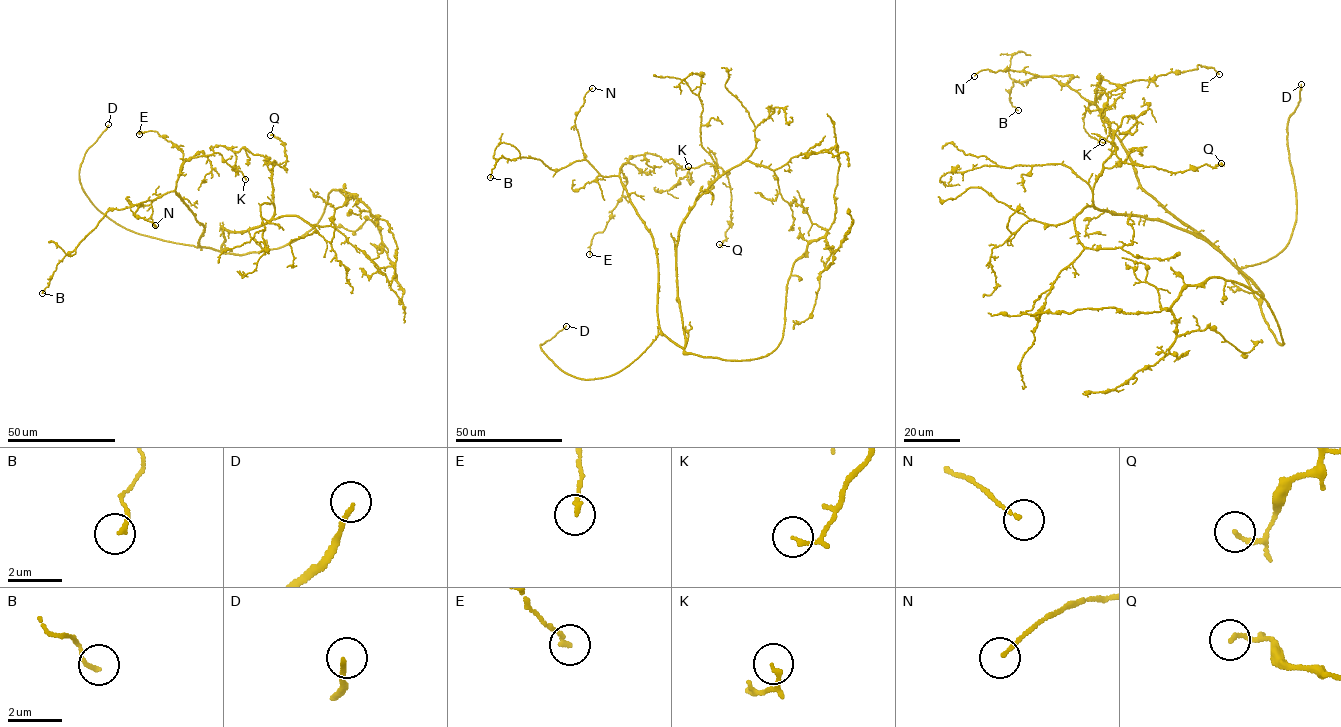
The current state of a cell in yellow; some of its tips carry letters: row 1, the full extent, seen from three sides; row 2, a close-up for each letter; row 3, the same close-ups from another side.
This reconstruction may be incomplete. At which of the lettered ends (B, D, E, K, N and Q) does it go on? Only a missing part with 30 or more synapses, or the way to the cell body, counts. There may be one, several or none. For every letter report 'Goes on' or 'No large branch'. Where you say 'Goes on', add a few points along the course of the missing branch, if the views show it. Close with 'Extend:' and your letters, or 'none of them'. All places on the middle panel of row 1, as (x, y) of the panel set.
B: No large branch
D: Goes on. Course of what is missing: (566, 326), (576, 317), (603, 312), (623, 293)
E: No large branch
K: No large branch
N: No large branch
Q: No large branch
Extend: D

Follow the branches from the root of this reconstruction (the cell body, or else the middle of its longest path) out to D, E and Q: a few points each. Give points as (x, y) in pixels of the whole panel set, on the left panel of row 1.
D: (227, 252), (135, 233), (117, 224), (94, 205), (82, 188), (79, 169), (86, 151), (108, 124)
E: (227, 252), (200, 246), (199, 238), (205, 226), (176, 193), (182, 152), (156, 131), (140, 131), (139, 134)
Q: (227, 252), (222, 227), (238, 233), (273, 214), (272, 169), (284, 166), (287, 157), (282, 142), (270, 135)

